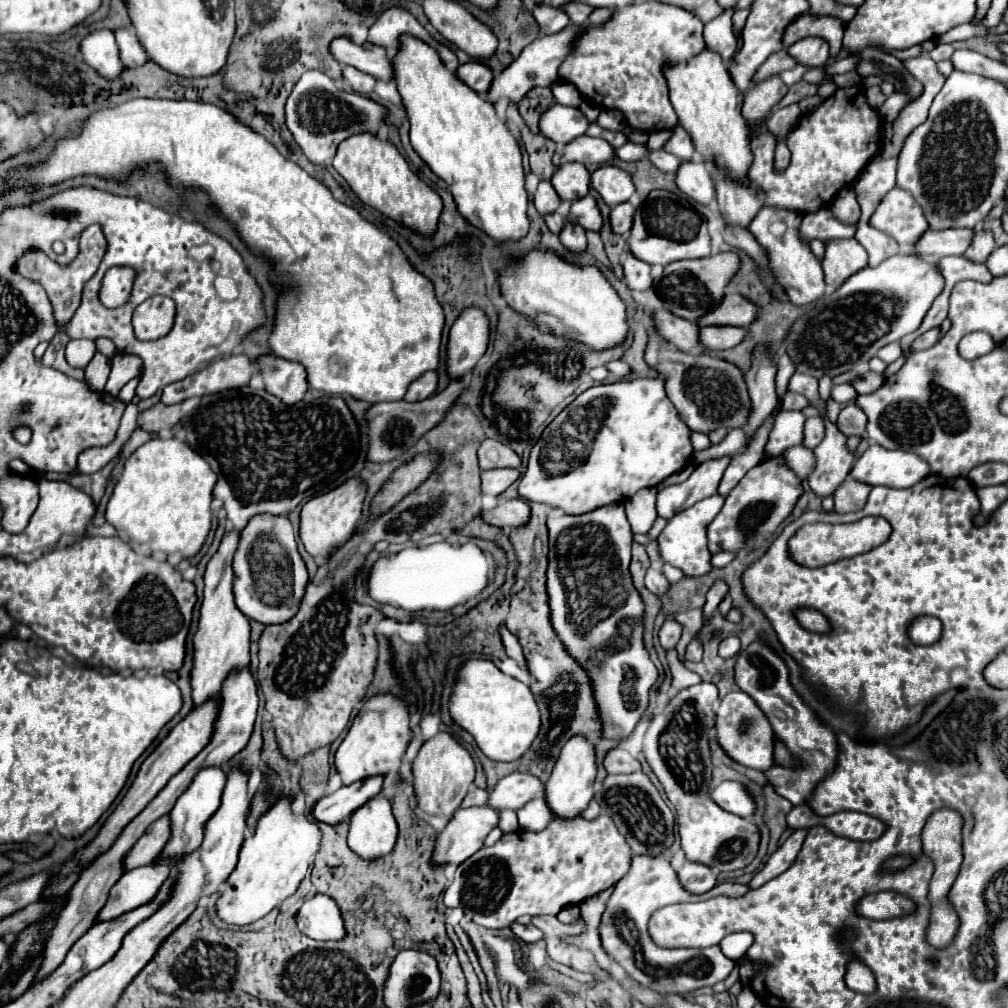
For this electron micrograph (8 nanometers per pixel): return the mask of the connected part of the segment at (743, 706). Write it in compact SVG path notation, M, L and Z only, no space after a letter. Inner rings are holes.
M730 692L720 702L716 718L720 718L718 720L718 742L730 758L756 770L768 770L772 766L772 746L774 746L772 726L768 718L764 716L764 712L756 706L756 702L746 692ZM746 720L758 720L758 726L752 724L750 730L744 730Z

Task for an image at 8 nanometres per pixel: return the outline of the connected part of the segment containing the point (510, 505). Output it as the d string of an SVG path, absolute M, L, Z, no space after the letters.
M516 498L516 500L504 500L500 502L496 508L492 510L482 510L478 514L478 518L482 518L488 524L494 526L518 526L522 522L528 522L530 516L530 508L524 500Z

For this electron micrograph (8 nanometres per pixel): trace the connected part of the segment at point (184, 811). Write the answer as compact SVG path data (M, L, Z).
M204 766L202 770L198 770L198 774L192 778L190 786L182 792L182 796L176 800L176 804L170 812L172 838L170 838L170 842L166 844L166 848L162 850L160 856L172 856L174 862L176 862L180 856L194 850L192 844L198 846L202 842L202 826L210 818L210 814L214 814L214 810L218 810L224 784L226 784L226 774L222 772L222 766Z

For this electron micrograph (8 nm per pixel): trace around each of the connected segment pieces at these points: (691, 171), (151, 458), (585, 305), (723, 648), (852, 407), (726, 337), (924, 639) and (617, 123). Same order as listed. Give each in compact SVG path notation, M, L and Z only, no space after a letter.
M682 162L676 174L676 184L678 188L692 200L704 204L704 206L714 206L716 202L716 186L714 178L708 166L702 166L702 162Z
M176 438L150 440L126 460L124 474L116 484L114 494L108 502L106 520L116 530L124 530L130 542L148 544L152 552L164 552L164 554L180 552L182 558L192 558L202 548L210 532L210 500L212 500L214 482L216 482L216 474L184 442Z
M532 250L518 266L510 266L500 274L502 282L502 296L504 300L514 306L514 310L532 316L540 326L548 326L556 334L570 334L570 338L596 348L612 348L624 340L628 324L626 324L626 306L614 292L614 288L606 282L606 278L594 266L574 266L560 260L556 254L544 250Z
M730 636L723 639L718 647L719 655L730 658L737 655L741 650L741 642L737 636Z
M850 402L850 404L840 412L836 426L838 426L840 432L846 434L846 436L852 436L852 434L862 436L862 434L864 434L864 426L866 426L866 414L862 412L860 406L856 406L856 402Z
M702 326L698 330L698 342L706 350L726 350L736 346L744 338L744 328L732 328L732 326Z
M918 616L908 628L908 636L916 644L934 644L940 638L940 632L940 620L932 616Z
M602 110L596 120L598 120L598 126L602 126L606 130L622 130L624 128L624 118L622 118L622 114L618 114L618 110Z

